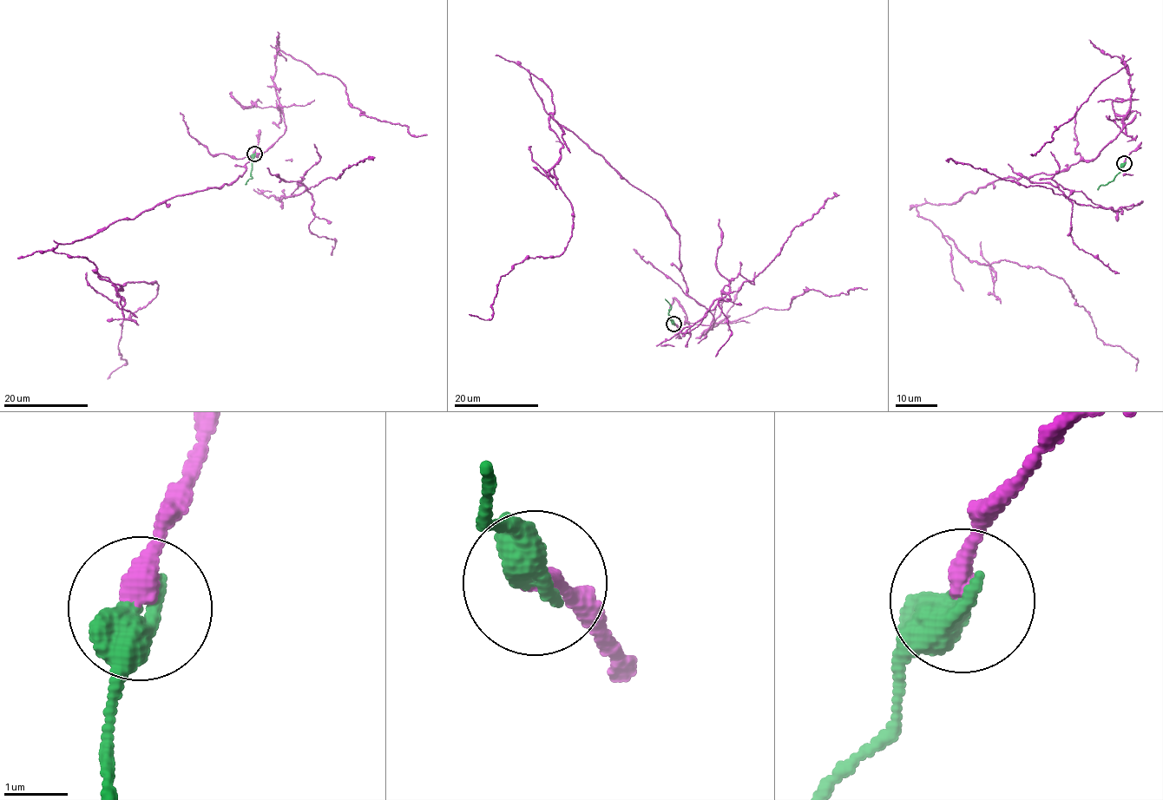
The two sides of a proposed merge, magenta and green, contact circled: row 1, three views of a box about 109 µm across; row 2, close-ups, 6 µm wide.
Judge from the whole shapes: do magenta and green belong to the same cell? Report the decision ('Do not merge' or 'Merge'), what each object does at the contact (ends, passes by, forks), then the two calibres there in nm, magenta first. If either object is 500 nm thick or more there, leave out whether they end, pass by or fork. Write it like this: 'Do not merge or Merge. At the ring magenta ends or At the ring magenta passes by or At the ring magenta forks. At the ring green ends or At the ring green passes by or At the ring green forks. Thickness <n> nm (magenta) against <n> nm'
Do not merge. At the ring magenta ends. At the ring green passes by. Thickness 360 nm (magenta) against 420 nm

